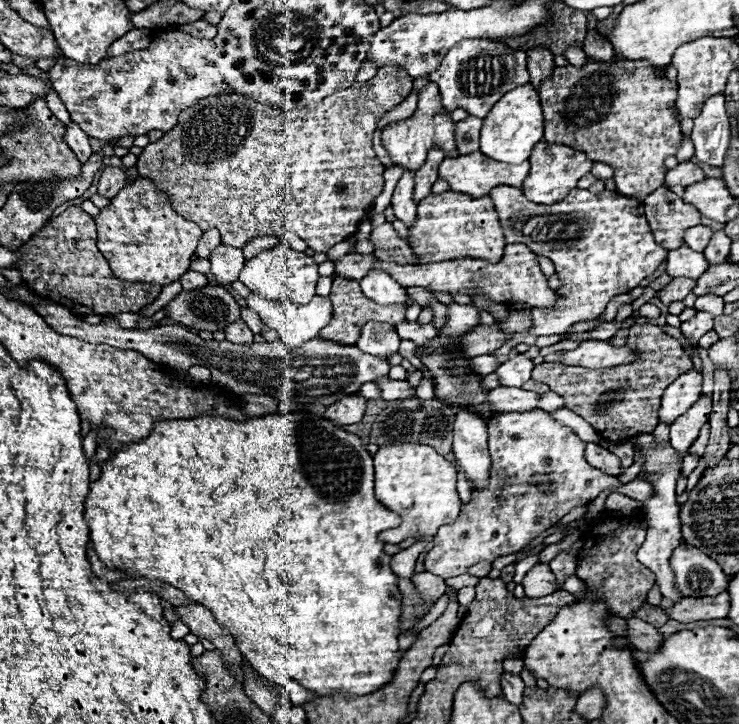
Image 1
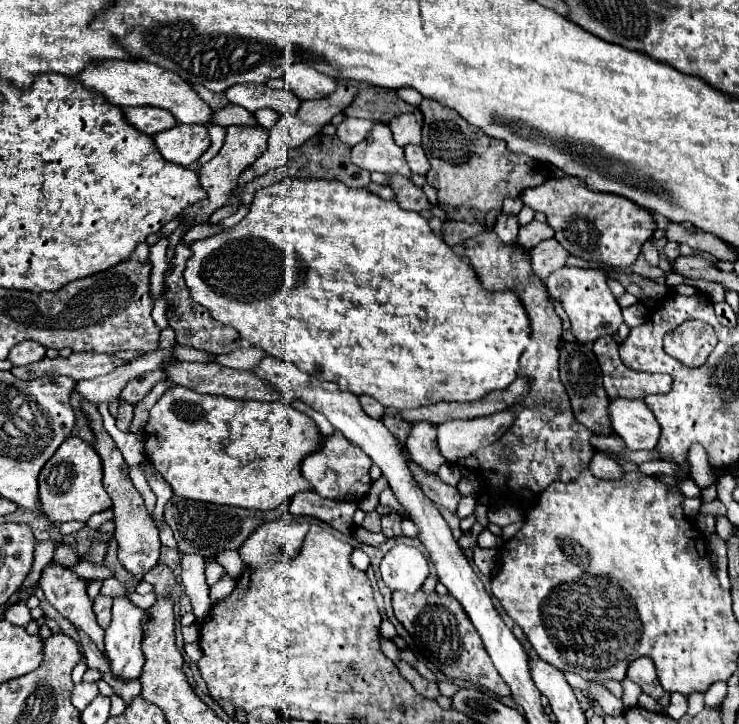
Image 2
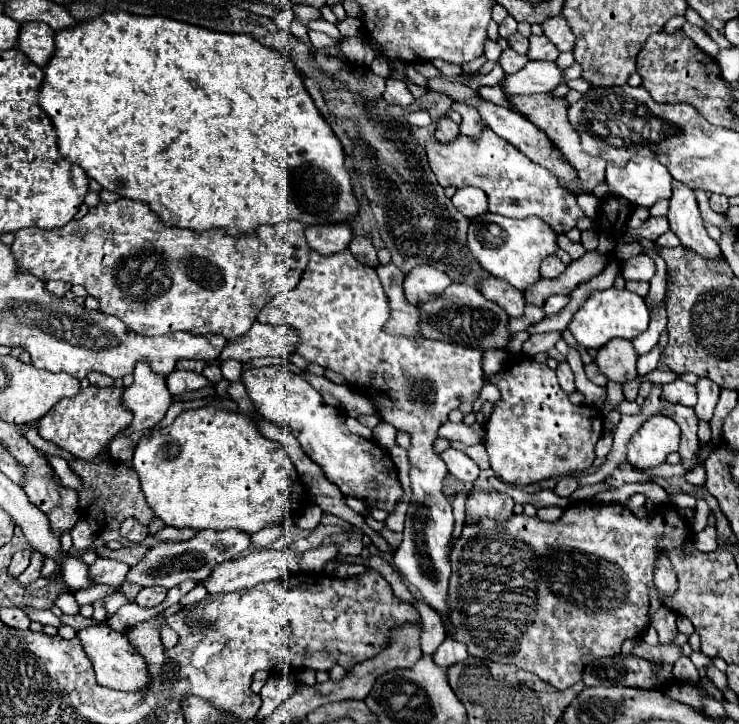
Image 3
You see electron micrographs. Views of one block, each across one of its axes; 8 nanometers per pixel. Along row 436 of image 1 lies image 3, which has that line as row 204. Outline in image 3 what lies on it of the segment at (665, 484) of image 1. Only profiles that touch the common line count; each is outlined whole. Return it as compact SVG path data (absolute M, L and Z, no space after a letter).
M636 156L624 168L608 166L606 184L614 196L626 198L634 206L650 208L662 198L672 196L672 176L654 158Z

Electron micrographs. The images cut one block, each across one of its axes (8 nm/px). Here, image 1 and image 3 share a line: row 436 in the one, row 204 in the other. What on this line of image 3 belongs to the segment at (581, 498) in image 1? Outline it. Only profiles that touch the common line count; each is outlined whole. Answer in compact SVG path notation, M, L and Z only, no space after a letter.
M484 128L478 138L458 134L450 144L432 140L426 146L426 156L430 170L436 174L440 186L476 186L484 190L490 202L490 212L494 214L508 218L538 216L548 222L556 234L566 234L576 226L580 218L584 218L576 196L570 194L554 174L550 174L542 166L536 166L534 162L528 162L528 158L520 154L520 150L516 150L504 138L496 136L490 128Z

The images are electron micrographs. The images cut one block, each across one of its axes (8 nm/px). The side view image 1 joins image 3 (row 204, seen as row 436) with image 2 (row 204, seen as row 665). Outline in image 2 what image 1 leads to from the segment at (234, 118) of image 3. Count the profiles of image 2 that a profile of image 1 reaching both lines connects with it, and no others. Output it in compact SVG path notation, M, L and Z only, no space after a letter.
M286 178L258 190L250 204L250 212L246 218L234 228L222 230L210 238L196 240L192 246L192 256L186 262L184 280L190 290L190 296L200 306L208 308L214 320L228 324L240 332L244 340L252 346L262 348L268 356L278 356L284 362L298 366L302 372L308 372L316 378L336 382L342 390L348 390L356 396L368 394L376 398L382 406L408 410L420 408L428 404L436 404L440 400L446 402L474 402L492 390L508 388L516 380L518 358L528 346L530 338L530 322L522 302L516 292L486 292L470 268L470 264L454 254L454 250L436 236L428 222L420 214L412 214L400 210L400 206L392 200L382 200L380 196L368 192L366 188L348 188L338 180L302 180L302 178Z

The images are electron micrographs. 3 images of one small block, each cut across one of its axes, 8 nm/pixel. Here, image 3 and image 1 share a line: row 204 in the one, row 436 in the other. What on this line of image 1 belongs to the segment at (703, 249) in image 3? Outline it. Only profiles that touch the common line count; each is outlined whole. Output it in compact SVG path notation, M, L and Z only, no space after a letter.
M700 396L700 400L684 416L674 420L674 424L670 426L672 448L676 448L678 452L686 452L694 444L702 424L708 422L710 410L712 410L712 398Z

